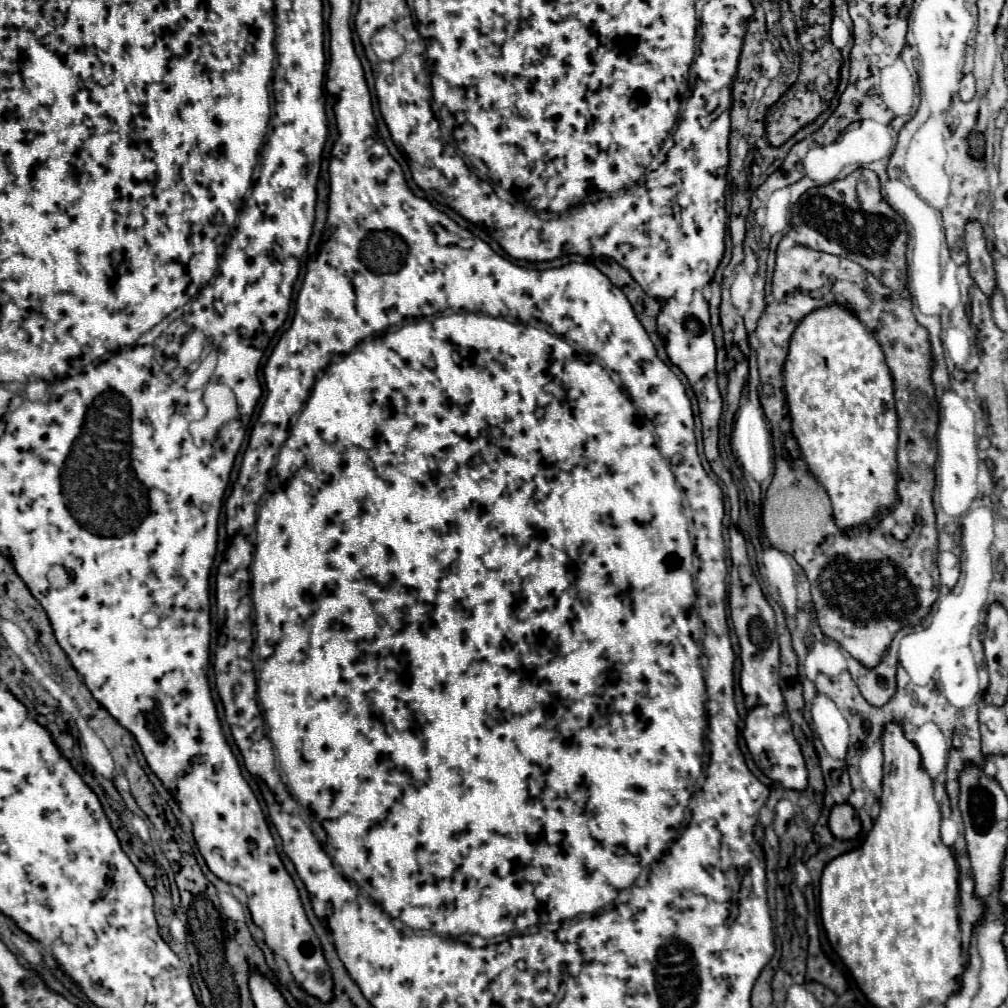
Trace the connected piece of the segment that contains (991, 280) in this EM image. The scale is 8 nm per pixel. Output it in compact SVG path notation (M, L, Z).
M969 223L965 229L965 249L969 257L969 273L977 287L991 297L995 291L995 267L993 259L985 247L983 229L979 223Z

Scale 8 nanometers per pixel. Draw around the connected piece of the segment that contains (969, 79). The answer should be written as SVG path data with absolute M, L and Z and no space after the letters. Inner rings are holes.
M967 73L961 83L959 83L959 95L963 101L971 101L973 95L975 95L975 79L971 73Z

